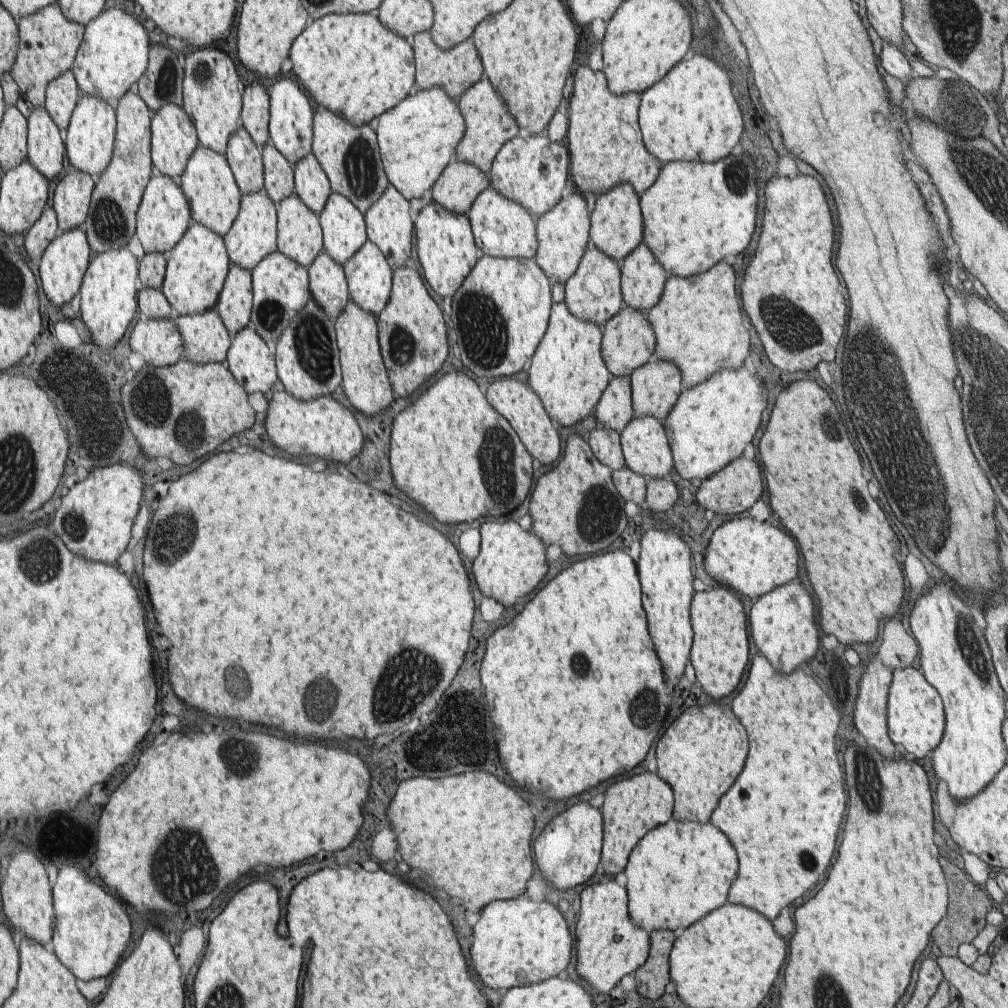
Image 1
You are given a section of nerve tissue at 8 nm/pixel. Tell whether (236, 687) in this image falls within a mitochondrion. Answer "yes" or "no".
yes

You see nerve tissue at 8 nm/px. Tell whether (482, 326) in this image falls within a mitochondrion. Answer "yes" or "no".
yes

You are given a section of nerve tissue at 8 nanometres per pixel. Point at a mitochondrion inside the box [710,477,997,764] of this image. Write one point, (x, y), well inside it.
(967, 640)

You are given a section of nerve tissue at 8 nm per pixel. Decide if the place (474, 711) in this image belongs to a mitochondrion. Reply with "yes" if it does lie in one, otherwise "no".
no

